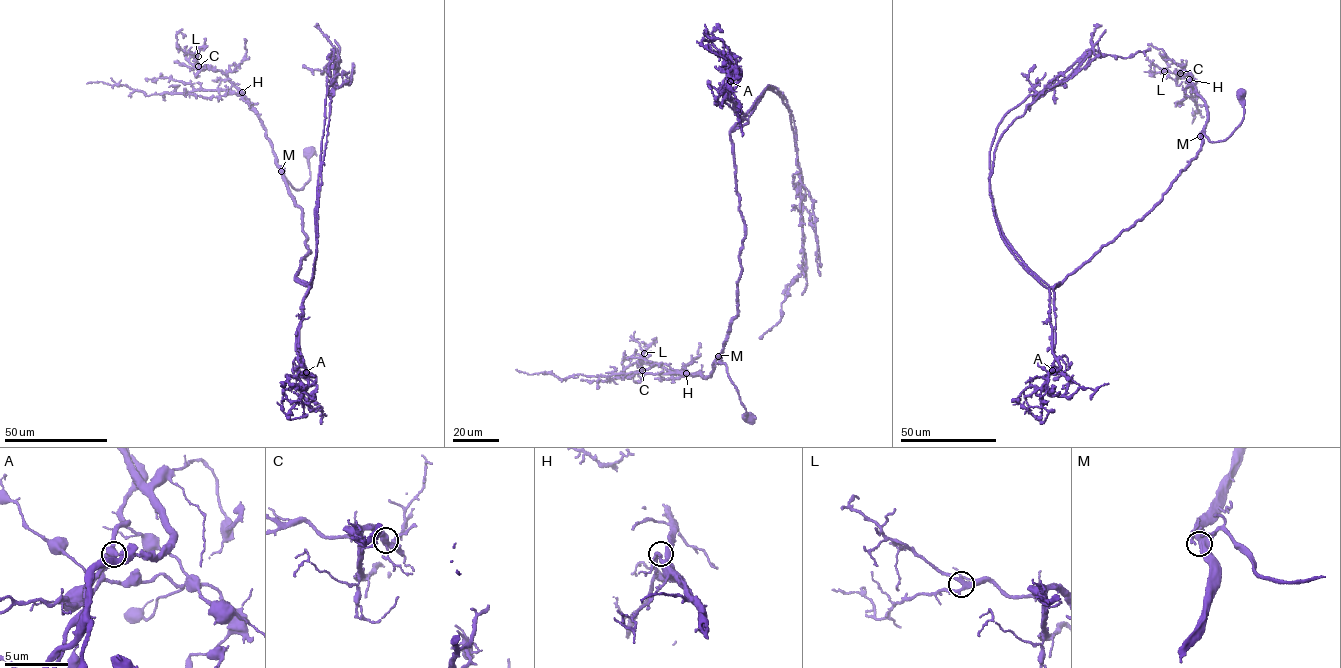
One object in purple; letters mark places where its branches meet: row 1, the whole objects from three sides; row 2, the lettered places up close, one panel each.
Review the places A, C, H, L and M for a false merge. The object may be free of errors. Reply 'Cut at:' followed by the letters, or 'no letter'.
Cut at: A

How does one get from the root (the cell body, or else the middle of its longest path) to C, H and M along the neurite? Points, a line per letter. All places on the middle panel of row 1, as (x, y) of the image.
C: (747, 416), (726, 365), (717, 357), (711, 376), (706, 379), (689, 373), (675, 379), (657, 364), (642, 370)
H: (747, 416), (726, 365), (718, 357), (711, 376), (706, 379), (699, 374), (686, 373)
M: (747, 416), (726, 365), (720, 363), (718, 356)

